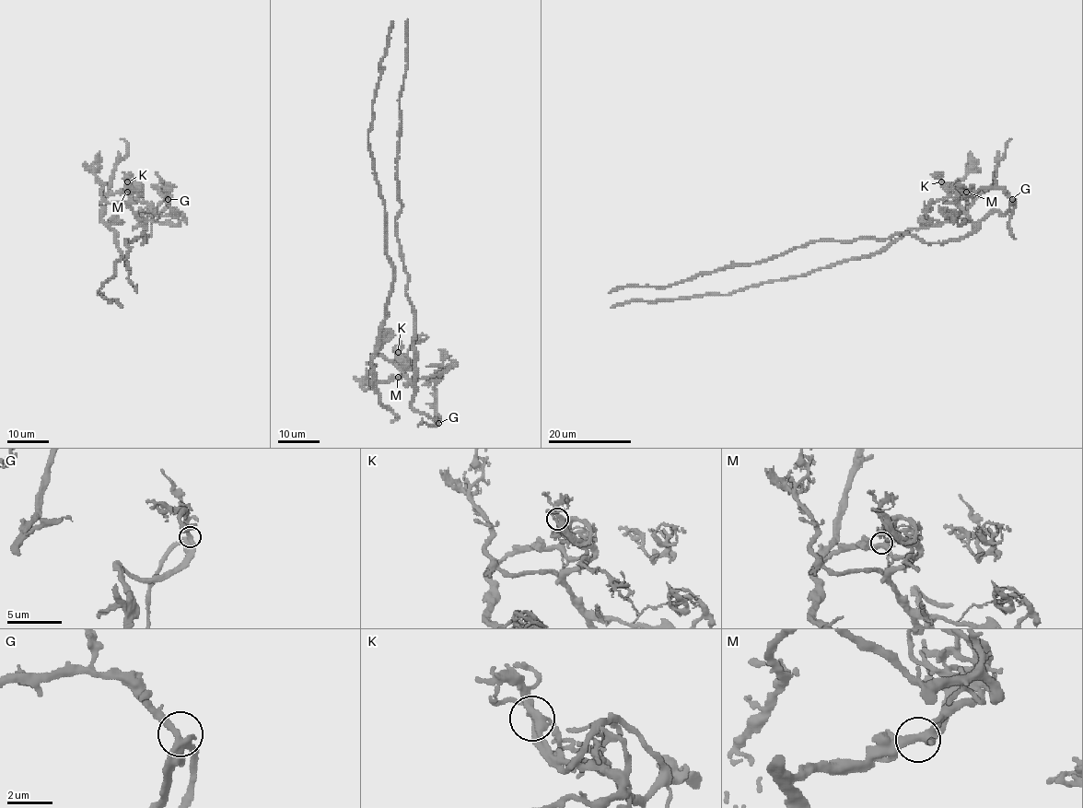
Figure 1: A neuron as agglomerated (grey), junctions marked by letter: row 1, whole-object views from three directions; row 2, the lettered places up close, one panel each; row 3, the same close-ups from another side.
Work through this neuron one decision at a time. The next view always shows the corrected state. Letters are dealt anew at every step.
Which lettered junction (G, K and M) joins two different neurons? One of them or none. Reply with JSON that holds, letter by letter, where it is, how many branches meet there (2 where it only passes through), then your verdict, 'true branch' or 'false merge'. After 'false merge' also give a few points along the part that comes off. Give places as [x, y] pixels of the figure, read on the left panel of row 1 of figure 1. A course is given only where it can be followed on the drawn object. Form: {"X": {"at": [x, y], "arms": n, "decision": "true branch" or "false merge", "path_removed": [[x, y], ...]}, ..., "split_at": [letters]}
{"G": {"at": [168, 199], "arms": 4, "decision": "true branch"}, "K": {"at": [127, 181], "arms": 4, "decision": "false merge", "path_removed": [[127, 182], [131, 188], [110, 193], [102, 202], [101, 219], [114, 232], [122, 257], [98, 294], [122, 307]]}, "M": {"at": [127, 192], "arms": 4, "decision": "true branch"}, "split_at": ["K"]}

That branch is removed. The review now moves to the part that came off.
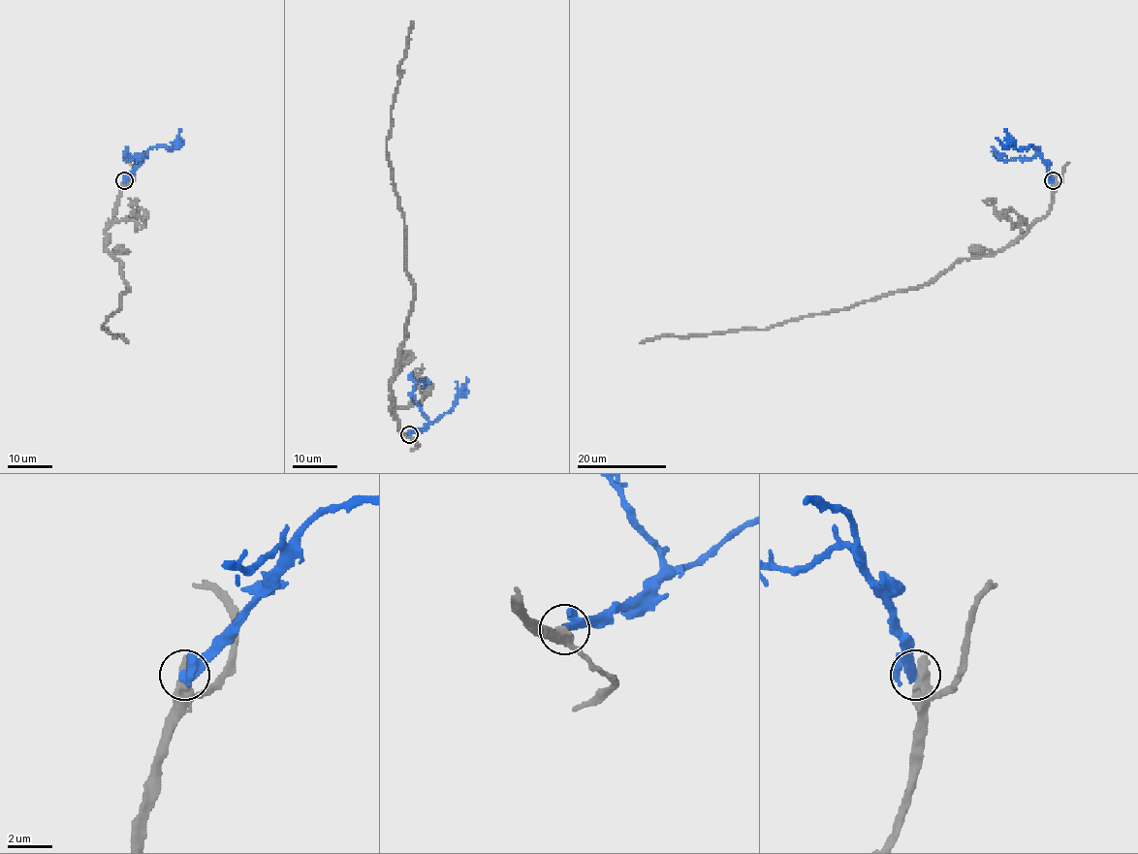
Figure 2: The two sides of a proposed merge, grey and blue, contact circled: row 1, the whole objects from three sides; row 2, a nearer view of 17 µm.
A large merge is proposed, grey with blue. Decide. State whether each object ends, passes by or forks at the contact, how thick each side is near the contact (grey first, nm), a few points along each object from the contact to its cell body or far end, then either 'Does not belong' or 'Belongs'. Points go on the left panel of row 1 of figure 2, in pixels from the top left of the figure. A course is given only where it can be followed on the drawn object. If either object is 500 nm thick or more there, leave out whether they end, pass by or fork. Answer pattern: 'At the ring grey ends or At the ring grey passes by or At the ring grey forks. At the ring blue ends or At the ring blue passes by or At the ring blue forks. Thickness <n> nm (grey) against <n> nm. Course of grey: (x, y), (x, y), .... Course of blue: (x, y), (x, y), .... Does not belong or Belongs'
Thickness 650 nm (grey) against 280 nm. Course of grey: (124, 180), (105, 248), (119, 262), (128, 289), (102, 329), (127, 342). Course of blue: (124, 180), (142, 155), (127, 160), (141, 154), (138, 163). Does not belong

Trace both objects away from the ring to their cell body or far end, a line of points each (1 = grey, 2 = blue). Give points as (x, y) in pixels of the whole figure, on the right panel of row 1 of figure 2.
1: (1053, 180), (1050, 210), (1011, 243), (992, 253), (961, 259), (924, 284), (765, 329), (661, 335), (640, 342)
2: (1053, 180), (1049, 168), (1038, 155), (1001, 160), (1001, 154), (1006, 156), (1005, 163)

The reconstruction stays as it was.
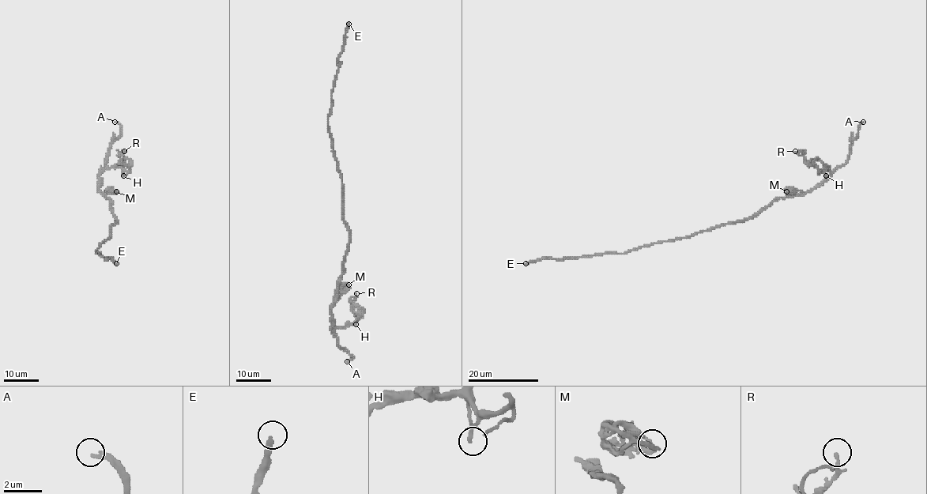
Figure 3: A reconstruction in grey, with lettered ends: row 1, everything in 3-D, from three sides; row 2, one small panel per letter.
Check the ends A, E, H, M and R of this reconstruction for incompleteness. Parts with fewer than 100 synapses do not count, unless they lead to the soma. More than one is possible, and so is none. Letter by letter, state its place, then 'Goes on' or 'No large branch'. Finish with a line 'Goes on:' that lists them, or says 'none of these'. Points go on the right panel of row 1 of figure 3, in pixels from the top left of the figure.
A: Place: (863, 122). Goes on
E: Place: (525, 263). Goes on
H: Place: (826, 175). No large branch
M: Place: (786, 191). No large branch
R: Place: (795, 151). No large branch
Goes on: A, E

